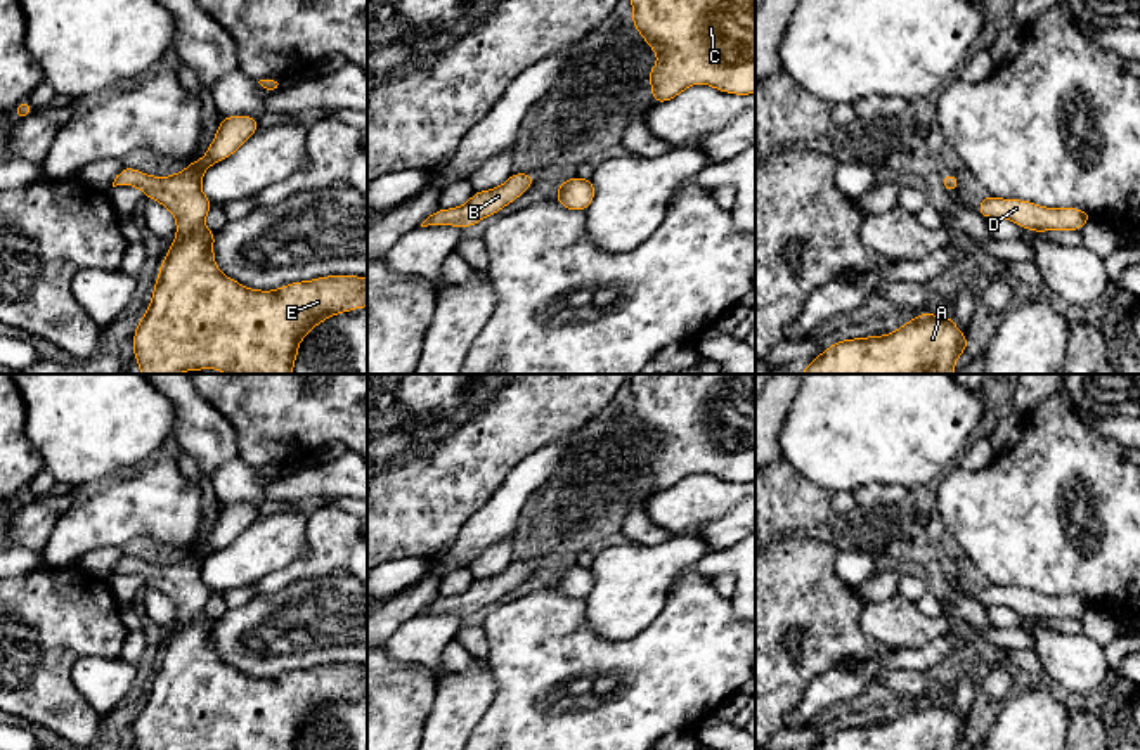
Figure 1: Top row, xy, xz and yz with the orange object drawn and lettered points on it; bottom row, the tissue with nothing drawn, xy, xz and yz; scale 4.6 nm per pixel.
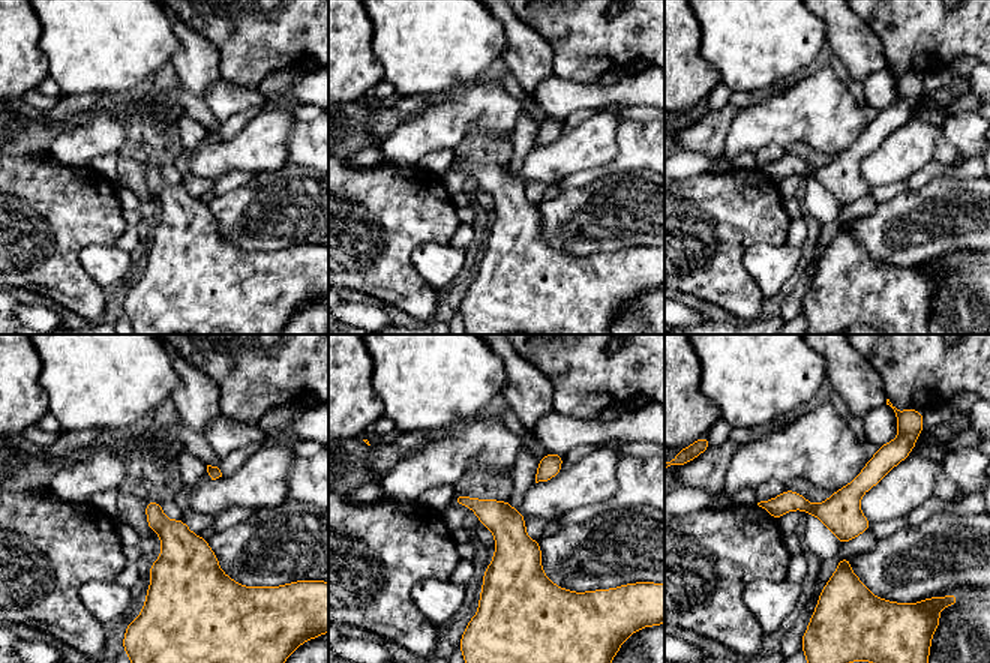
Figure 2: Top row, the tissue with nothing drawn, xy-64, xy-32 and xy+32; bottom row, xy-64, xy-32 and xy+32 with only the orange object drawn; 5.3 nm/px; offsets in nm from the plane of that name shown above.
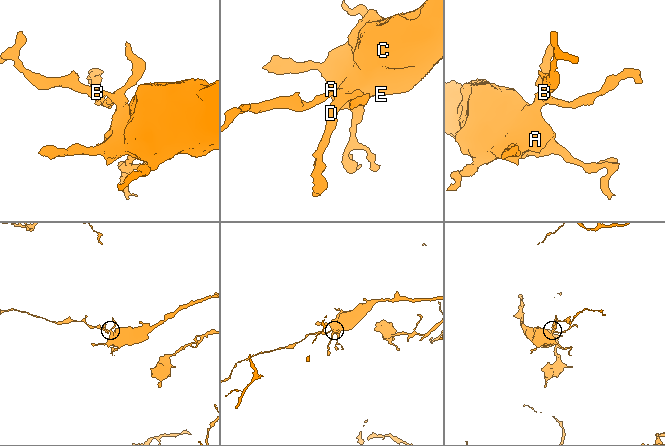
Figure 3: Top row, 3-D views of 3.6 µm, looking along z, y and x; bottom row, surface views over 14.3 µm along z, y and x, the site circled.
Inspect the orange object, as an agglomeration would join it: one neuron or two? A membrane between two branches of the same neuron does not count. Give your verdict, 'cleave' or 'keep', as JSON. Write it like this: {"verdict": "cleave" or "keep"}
{"verdict": "keep"}

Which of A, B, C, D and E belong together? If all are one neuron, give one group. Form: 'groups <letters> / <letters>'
groups A B C D E

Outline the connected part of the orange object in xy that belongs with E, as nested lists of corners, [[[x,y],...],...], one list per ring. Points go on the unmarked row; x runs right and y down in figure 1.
[[[256,504],[222,506],[201,549],[170,565],[151,565],[123,554],[113,575],[133,573],[172,599],[175,629],[159,653],[152,688],[133,721],[137,750],[295,750],[300,729],[327,705],[367,695],[367,665],[326,663],[279,677],[249,677],[223,663],[215,651],[217,622],[204,615],[213,591],[201,579],[204,559],[232,544],[258,518]]]

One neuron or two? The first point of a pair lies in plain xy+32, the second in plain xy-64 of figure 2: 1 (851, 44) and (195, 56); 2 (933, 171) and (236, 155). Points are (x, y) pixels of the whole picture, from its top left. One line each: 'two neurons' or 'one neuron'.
1: one neuron
2: two neurons

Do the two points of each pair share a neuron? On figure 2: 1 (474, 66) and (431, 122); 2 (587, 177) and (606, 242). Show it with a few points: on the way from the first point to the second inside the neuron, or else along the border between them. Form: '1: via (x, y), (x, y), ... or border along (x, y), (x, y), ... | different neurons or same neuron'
1: border along (488, 72), (476, 81), (446, 93) | different neurons
2: border along (623, 171), (617, 177), (597, 179), (561, 191) | different neurons

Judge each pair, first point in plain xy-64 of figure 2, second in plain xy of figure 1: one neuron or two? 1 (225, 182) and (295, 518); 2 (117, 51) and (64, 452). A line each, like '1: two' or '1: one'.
1: two
2: one

